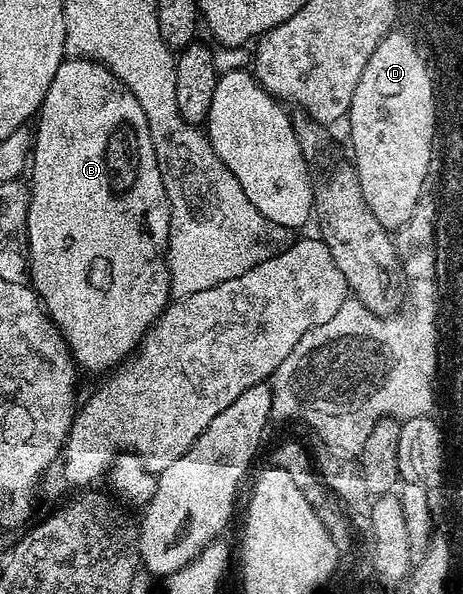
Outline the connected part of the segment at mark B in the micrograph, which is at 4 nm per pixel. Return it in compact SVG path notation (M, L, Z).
M80 57L66 58L59 65L51 85L47 89L41 110L36 116L35 138L32 140L31 171L33 183L28 184L29 212L27 213L27 233L29 234L29 273L28 282L41 299L41 304L49 313L53 324L61 330L69 350L73 353L73 362L82 372L105 371L109 373L125 362L141 344L141 339L153 323L164 313L171 302L169 290L169 202L163 189L163 177L151 145L151 133L147 129L147 117L143 117L143 105L126 91L125 86L117 80L107 67L95 59Z

